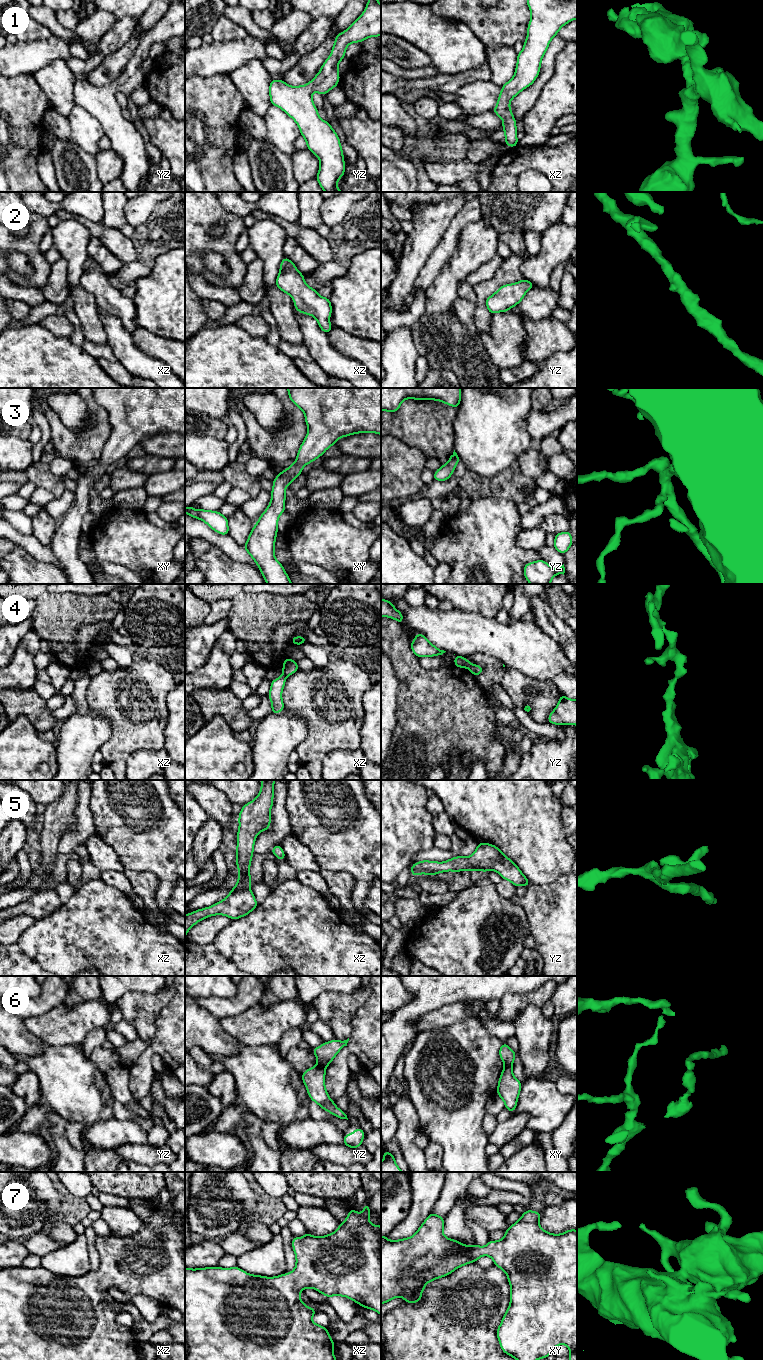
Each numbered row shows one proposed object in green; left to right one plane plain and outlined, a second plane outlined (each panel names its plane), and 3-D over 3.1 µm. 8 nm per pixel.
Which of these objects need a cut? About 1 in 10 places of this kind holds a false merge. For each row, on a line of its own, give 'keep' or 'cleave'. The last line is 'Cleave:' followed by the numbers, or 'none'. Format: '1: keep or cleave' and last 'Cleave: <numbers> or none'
1: keep
2: keep
3: keep
4: cleave
5: keep
6: cleave
7: keep
Cleave: 4, 6

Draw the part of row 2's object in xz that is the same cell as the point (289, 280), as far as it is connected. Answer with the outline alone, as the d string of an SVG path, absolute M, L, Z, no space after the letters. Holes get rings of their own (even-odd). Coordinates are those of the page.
M287 257L280 263L275 285L294 299L294 308L298 312L313 316L326 334L331 331L332 324L329 318L332 306L329 298L319 296L317 290L309 287L304 281L304 275Z

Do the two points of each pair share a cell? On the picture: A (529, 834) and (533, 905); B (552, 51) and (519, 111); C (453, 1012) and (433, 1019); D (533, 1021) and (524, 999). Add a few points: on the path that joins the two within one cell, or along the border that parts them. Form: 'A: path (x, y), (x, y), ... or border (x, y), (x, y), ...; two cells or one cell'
A: border (555, 880), (545, 884), (530, 884); two cells
B: path (547, 66), (544, 76), (528, 96); one cell
C: path (448, 1015), (438, 1018); one cell
D: border (540, 1006), (528, 1005), (512, 1021); two cells

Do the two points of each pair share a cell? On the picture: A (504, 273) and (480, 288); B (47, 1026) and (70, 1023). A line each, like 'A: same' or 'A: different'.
A: same
B: same

